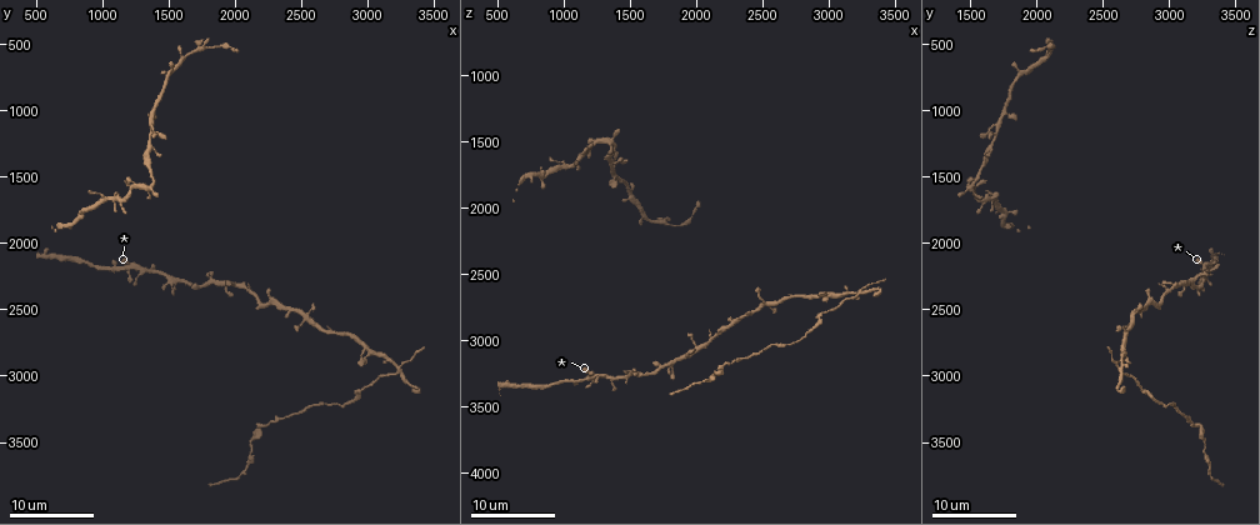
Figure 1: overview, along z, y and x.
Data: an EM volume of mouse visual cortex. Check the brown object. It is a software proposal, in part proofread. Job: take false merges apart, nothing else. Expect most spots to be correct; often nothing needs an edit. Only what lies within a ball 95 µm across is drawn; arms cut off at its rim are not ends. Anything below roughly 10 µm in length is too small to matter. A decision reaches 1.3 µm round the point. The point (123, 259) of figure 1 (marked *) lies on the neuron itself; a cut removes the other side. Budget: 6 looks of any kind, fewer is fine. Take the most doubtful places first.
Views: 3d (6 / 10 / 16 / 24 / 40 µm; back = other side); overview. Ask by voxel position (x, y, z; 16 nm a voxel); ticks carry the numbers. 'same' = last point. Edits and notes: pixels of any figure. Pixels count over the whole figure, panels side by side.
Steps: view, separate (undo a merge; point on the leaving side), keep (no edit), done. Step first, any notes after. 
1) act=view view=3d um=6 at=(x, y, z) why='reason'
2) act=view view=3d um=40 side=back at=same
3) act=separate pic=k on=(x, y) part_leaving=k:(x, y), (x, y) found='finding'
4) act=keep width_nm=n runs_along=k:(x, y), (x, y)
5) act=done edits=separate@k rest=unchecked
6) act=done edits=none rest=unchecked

act=view view=3d um=16 at=(3220, 2960, 2620) why='four arms meet'

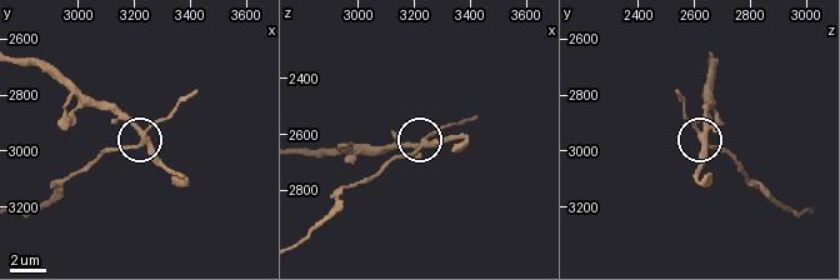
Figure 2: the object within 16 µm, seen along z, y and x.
act=view view=3d um=10 at=(3230, 2940, 2630)

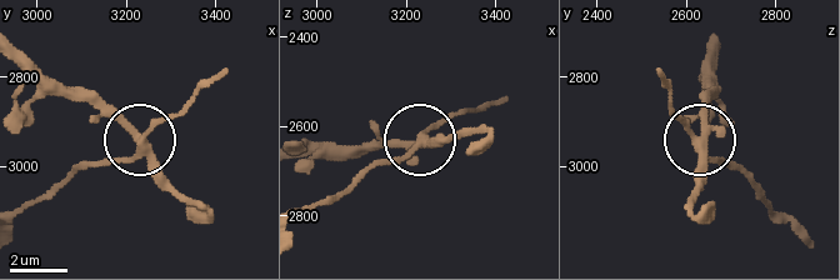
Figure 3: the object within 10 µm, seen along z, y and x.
act=separate pic=3 on=(108, 165) arms=4 found='a second neuron is stuck on'

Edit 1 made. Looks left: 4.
act=view view=3d um=24 at=(1180, 2160, 3280) why='four or more arms meet'

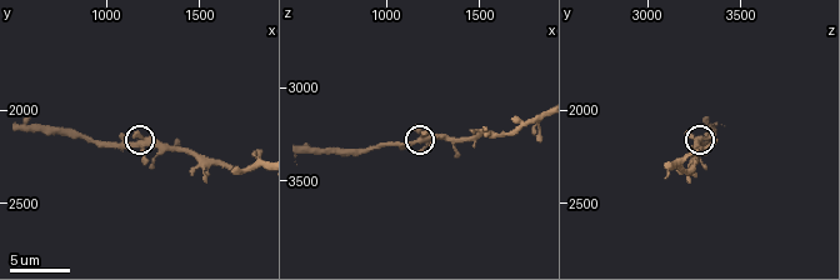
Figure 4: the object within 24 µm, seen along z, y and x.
act=view view=3d um=10 at=(1200, 2180, 3280) why='zoom in'

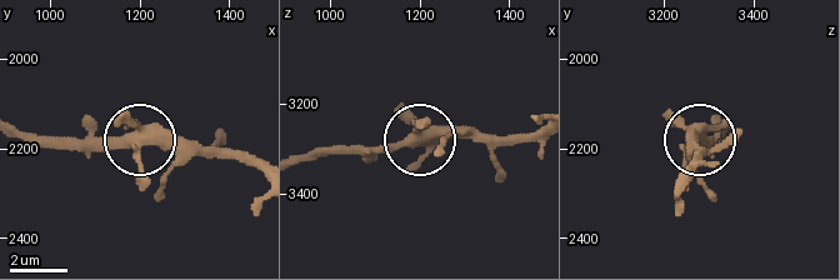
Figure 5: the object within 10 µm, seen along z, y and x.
act=keep width_nm=410 found='one neuron here'

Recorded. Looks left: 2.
act=view view=3d um=16 at=(1380, 1540, 1520) why='three-way junction'

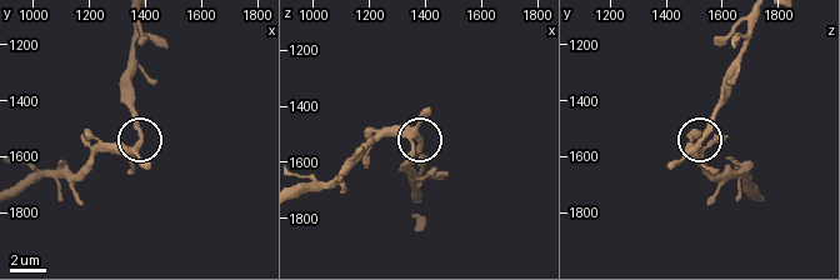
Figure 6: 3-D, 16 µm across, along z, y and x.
act=view view=3d um=10 at=(1380, 1550, 1520)

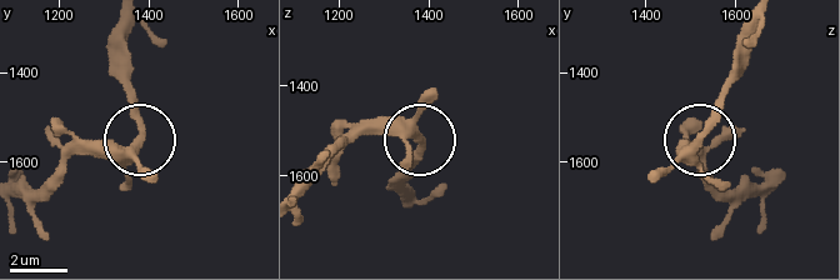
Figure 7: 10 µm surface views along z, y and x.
act=keep found='all the same neuron'

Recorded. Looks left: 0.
act=done edits=separate@3 rest=unchecked

